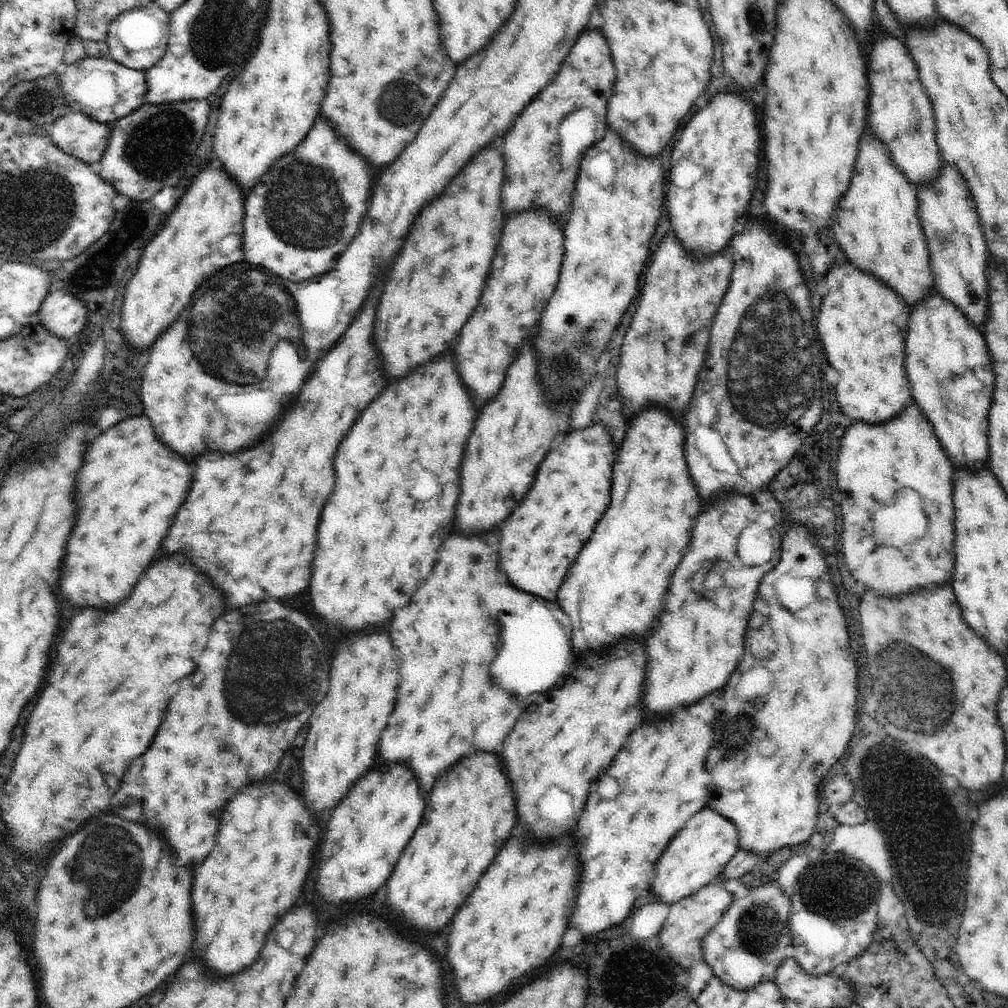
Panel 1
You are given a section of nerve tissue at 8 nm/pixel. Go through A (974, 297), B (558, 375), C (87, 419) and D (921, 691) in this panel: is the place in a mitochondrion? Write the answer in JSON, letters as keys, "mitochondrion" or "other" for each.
{"A":"other","B":"mitochondrion","C":"other","D":"mitochondrion"}

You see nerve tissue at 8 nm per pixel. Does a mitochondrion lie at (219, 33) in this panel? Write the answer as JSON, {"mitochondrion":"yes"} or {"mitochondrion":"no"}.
{"mitochondrion":"yes"}

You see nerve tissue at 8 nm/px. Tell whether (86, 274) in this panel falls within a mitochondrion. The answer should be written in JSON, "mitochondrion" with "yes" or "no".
{"mitochondrion":"no"}

